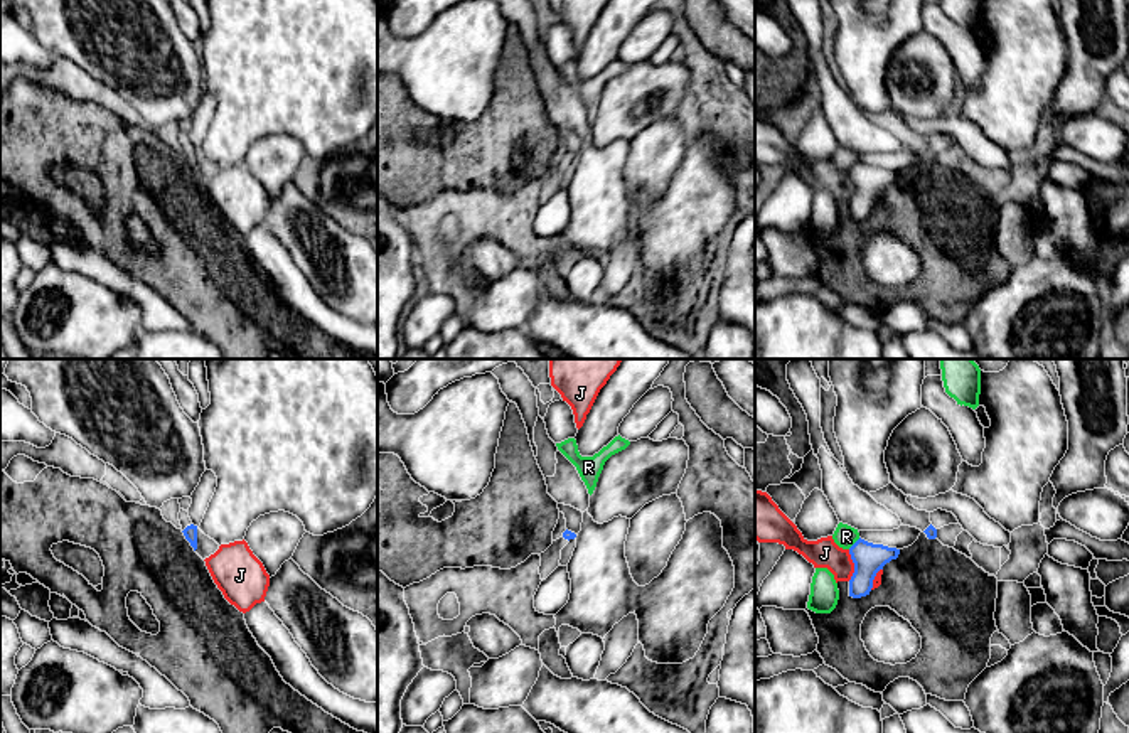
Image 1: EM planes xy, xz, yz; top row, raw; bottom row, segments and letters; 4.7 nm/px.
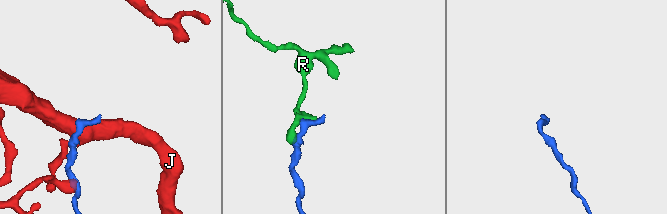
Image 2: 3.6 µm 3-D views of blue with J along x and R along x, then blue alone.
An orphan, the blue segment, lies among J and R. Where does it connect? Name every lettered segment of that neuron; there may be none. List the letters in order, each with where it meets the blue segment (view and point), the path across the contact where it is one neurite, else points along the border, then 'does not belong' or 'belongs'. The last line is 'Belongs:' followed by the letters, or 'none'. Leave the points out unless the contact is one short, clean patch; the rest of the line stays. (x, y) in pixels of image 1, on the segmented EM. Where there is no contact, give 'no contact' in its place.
J: contact yz (855, 565); does not belong
R: contact yz (855, 543); does not belong
Belongs: none

